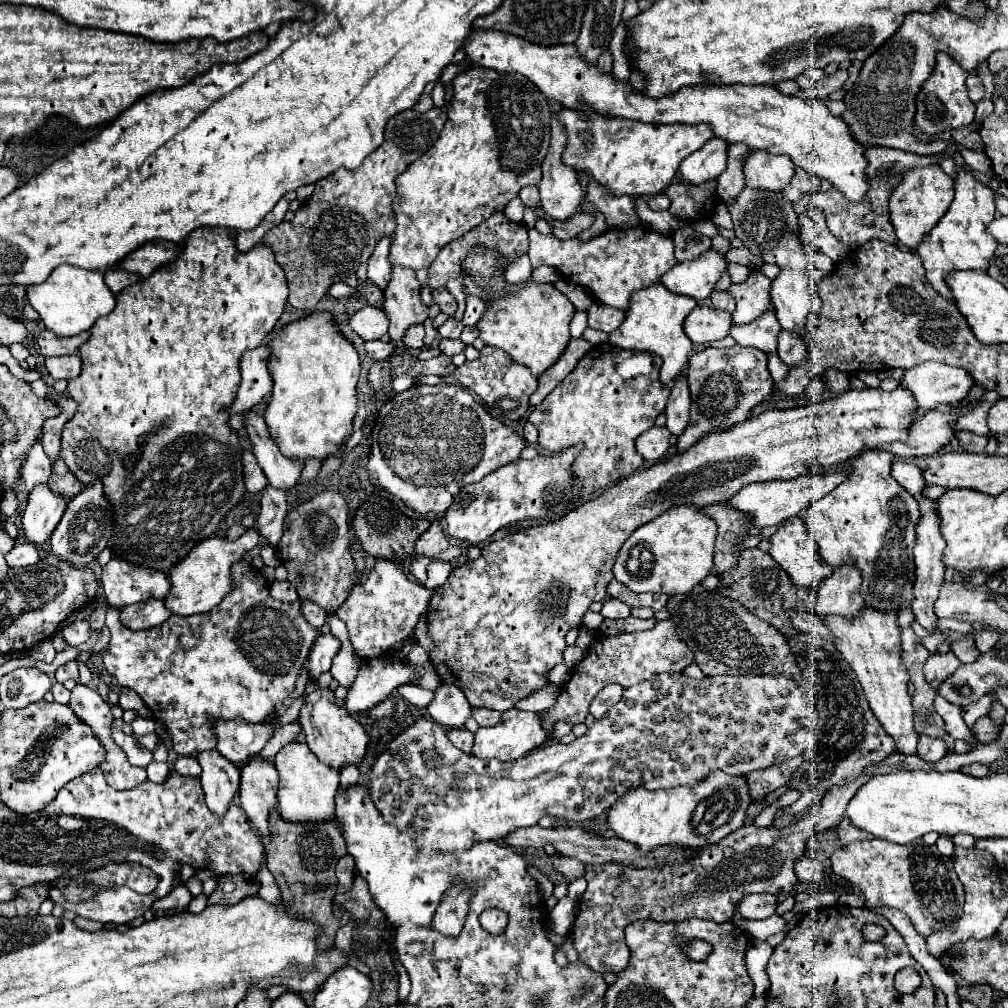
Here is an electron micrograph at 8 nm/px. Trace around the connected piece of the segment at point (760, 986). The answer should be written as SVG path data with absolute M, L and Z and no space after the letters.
M754 940L750 950L746 952L746 968L748 968L748 974L754 982L754 996L756 998L764 998L768 994L766 966L768 966L768 958L772 956L772 950L774 948L768 942Z

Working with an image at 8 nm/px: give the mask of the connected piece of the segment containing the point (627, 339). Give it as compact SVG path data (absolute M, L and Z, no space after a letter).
M662 284L650 286L646 290L638 290L630 298L630 308L626 312L624 324L610 334L610 342L624 350L650 352L662 358L660 366L660 382L664 386L672 386L672 382L686 370L688 358L692 356L692 342L684 334L684 320L696 308L696 300L688 296L676 296L668 292Z

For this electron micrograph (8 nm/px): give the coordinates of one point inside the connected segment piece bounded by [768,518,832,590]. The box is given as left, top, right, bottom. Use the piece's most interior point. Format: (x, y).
(793, 547)

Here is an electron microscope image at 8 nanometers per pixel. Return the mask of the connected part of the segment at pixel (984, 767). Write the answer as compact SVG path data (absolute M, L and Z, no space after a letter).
M970 764L970 766L962 766L960 771L966 775L982 778L988 774L990 766L988 764Z

